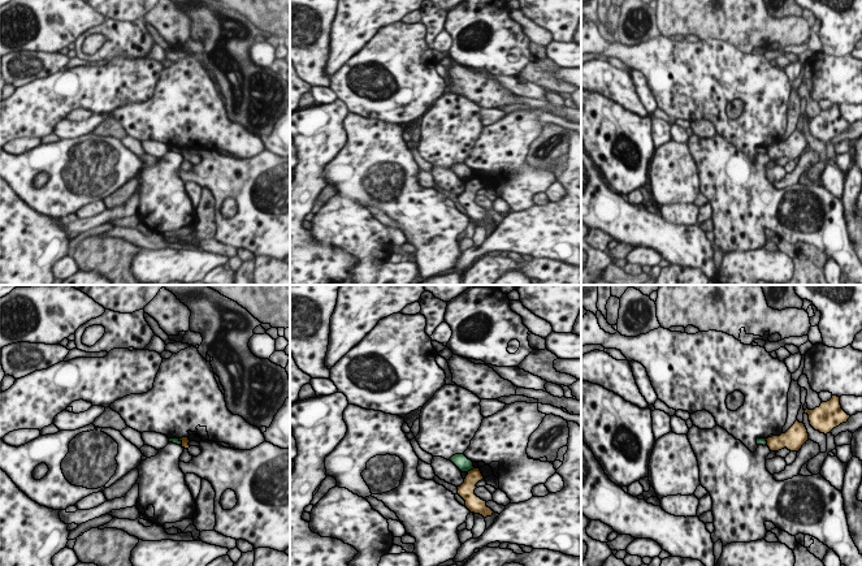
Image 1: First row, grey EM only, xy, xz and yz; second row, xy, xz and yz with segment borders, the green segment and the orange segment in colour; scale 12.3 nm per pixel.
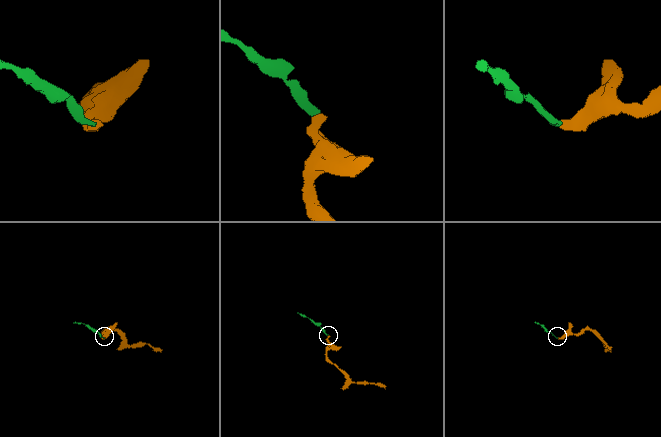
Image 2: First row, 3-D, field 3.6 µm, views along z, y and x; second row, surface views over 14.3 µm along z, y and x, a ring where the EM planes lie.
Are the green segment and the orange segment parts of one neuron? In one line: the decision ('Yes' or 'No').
No

